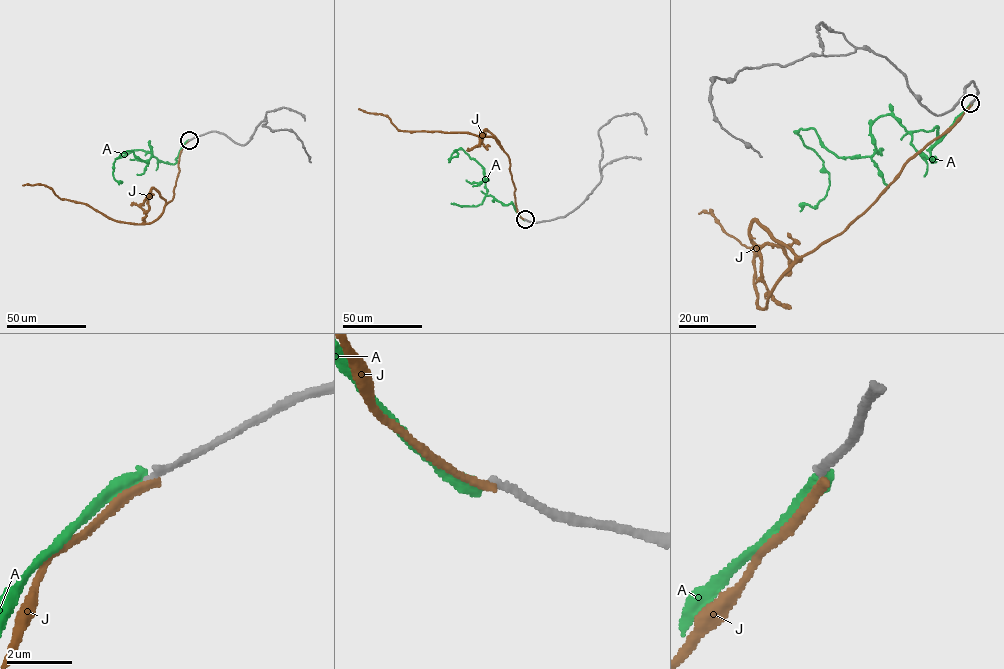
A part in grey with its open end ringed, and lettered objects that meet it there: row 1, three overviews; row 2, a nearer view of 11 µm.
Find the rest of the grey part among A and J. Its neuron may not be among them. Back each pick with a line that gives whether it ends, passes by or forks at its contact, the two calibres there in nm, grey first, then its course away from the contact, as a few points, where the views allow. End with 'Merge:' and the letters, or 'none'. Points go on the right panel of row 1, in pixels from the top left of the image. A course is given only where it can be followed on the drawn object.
Merge: none

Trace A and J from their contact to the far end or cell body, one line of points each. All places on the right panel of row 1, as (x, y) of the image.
A: (971, 103), (934, 161), (890, 114), (870, 127), (870, 156), (838, 157), (801, 129), (829, 187), (800, 211)
J: (971, 103), (849, 225), (805, 254), (765, 308), (757, 304), (754, 250), (728, 235), (712, 212), (698, 214)

